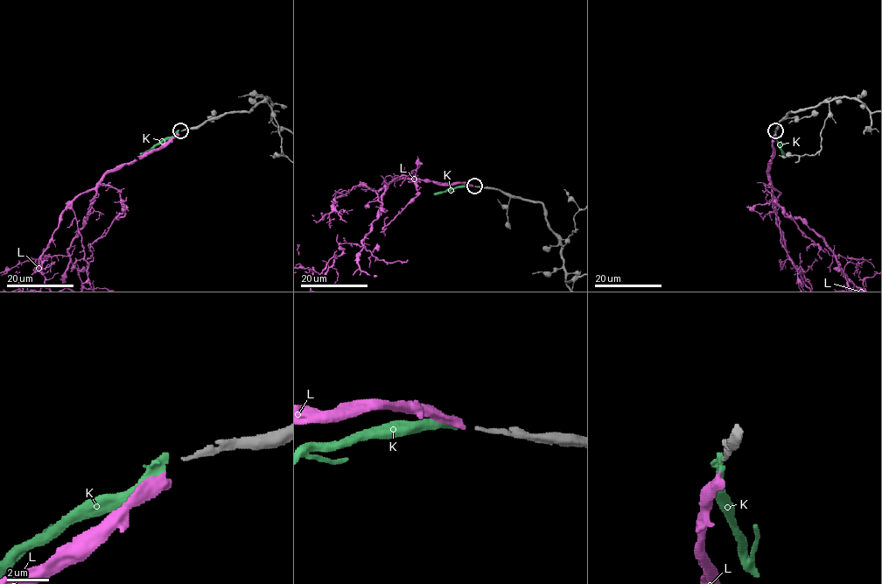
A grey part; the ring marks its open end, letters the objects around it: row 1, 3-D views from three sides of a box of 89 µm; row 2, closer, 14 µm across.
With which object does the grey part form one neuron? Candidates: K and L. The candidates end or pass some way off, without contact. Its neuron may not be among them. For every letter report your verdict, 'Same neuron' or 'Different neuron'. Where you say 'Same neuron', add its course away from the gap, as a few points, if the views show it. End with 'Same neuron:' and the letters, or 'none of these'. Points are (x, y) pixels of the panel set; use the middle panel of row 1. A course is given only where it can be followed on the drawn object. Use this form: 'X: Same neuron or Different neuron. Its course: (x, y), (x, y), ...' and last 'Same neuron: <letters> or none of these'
K: Same neuron. Its course: (472, 186), (459, 186), (433, 194)
L: Different neuron
Same neuron: K

